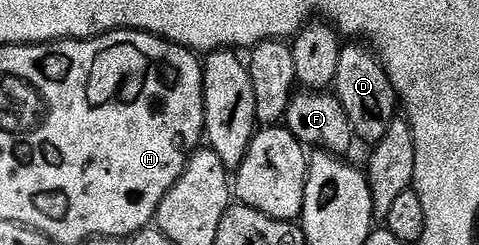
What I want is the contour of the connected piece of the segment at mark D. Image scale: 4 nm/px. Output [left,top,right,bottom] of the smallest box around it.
[334,43,398,146]

